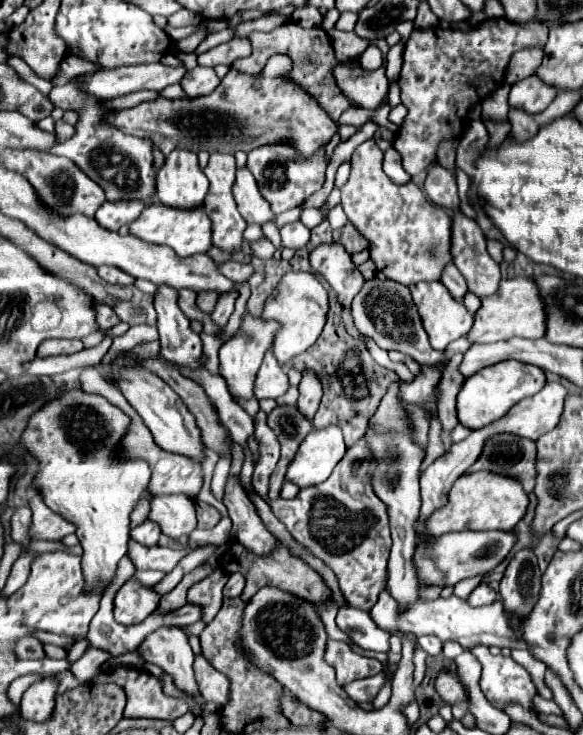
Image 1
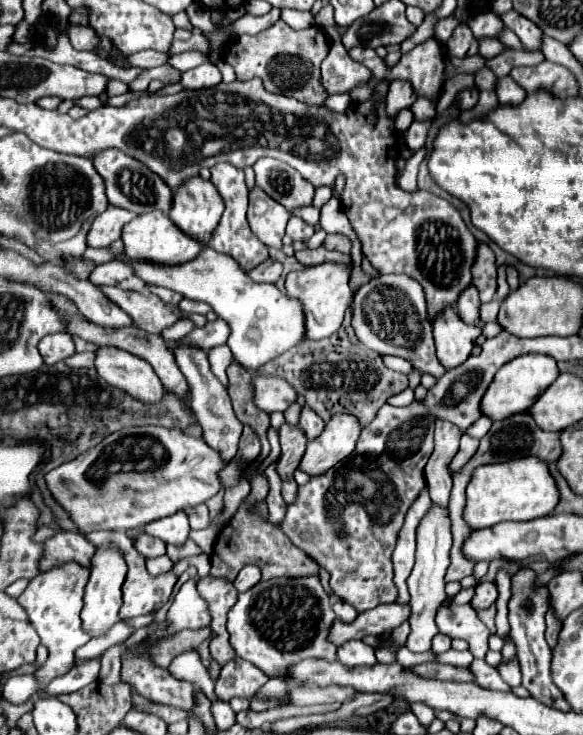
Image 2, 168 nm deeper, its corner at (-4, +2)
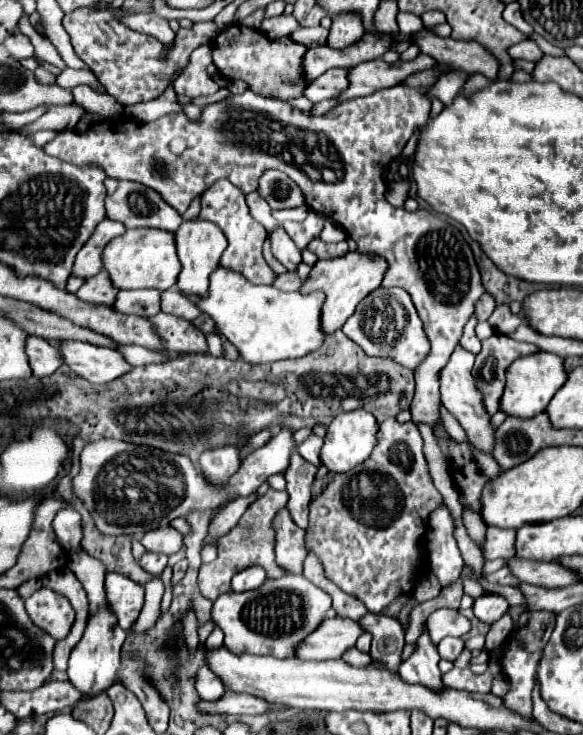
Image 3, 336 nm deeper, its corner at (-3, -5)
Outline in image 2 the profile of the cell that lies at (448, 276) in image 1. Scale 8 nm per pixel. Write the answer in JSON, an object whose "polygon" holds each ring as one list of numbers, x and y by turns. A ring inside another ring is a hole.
{"polygon":[[471,283,467,289,463,289,463,293,459,295,459,301,455,303,459,317,463,317,463,321,467,323,479,323,479,303,481,303,479,293]]}

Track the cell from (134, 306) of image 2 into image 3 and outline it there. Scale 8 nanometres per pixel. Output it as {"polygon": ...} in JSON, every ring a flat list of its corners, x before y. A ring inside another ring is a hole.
{"polygon":[[164,312,152,316,150,322,154,322,158,334,166,342,166,348,180,354,208,354,206,336,192,322,180,320,178,316,168,316]]}

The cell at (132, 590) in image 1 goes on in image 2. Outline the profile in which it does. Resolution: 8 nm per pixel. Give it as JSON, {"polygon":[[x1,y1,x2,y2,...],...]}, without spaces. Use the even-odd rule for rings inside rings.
{"polygon":[[93,531,93,533,87,533,85,539,91,545,99,545,99,543,105,543,105,541,115,541,119,545,119,549,123,551,123,557,127,561,129,571,127,571,127,579,123,583,123,605,119,609,121,619,137,617,137,615,155,615,167,603,177,577,173,573,163,573,163,575,157,575,157,577,149,575,147,569,145,569,145,557,135,549,135,545,129,541,125,531]]}

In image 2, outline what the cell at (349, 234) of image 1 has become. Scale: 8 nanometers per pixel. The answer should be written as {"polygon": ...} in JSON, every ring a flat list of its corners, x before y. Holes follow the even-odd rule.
{"polygon":[[333,233,333,235,325,237,323,247,325,249,335,249,335,251,341,251,341,253,351,253,351,239,347,235]]}

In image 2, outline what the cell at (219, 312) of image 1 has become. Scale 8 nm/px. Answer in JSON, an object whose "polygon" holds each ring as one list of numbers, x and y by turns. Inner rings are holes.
{"polygon":[[217,317,213,323,207,323,203,327,195,327,189,333,189,341,205,351,209,351,211,347,223,345,227,337,229,337,229,325,221,317]]}

